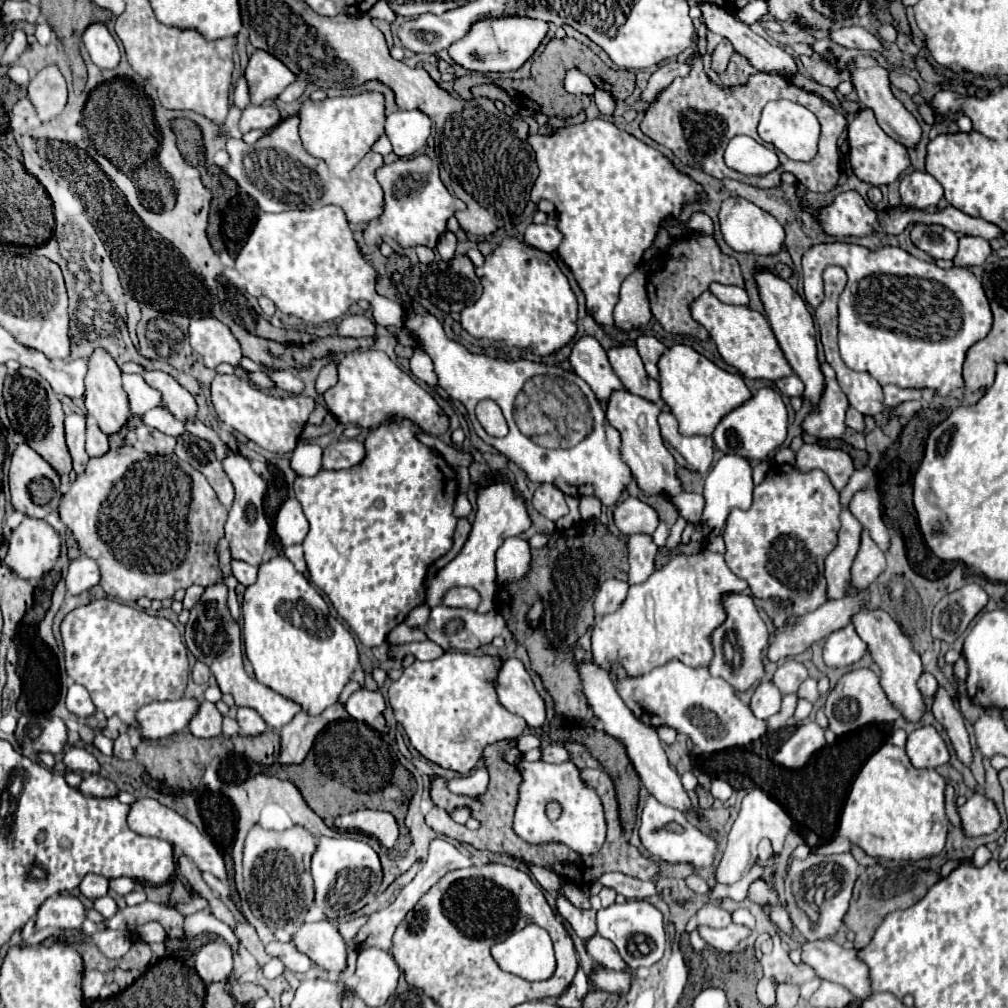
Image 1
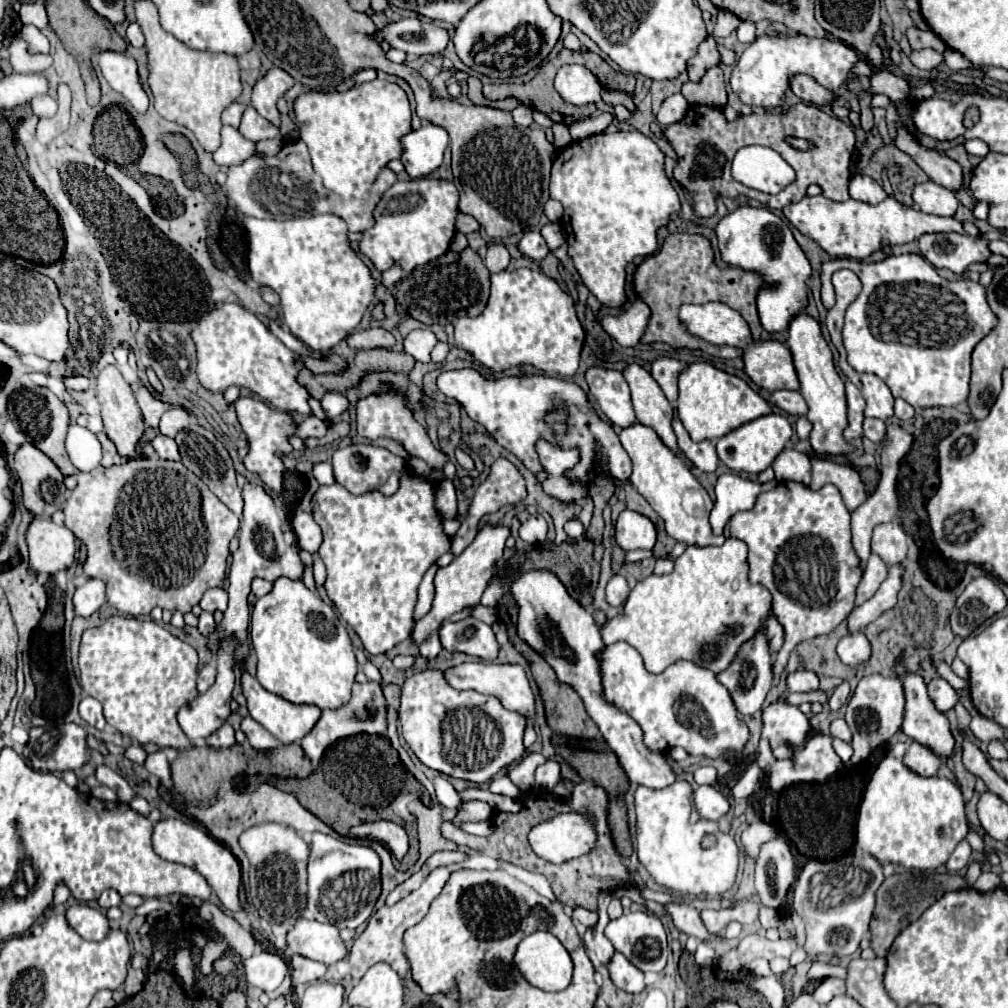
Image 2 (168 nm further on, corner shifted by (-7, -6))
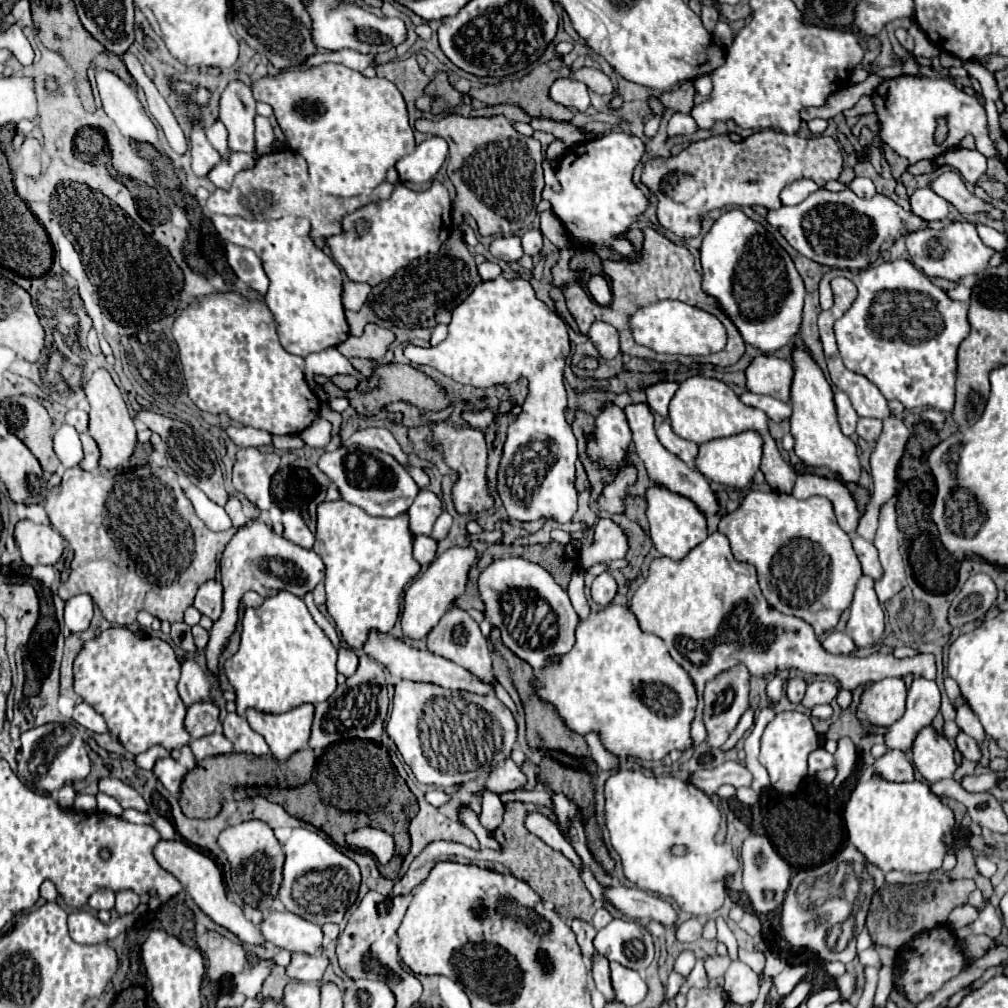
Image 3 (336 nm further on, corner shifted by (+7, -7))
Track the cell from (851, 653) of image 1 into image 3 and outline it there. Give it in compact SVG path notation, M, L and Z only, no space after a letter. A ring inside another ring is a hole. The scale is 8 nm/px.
M830 632L826 636L826 640L822 642L822 646L830 652L830 654L852 654L856 644L852 642L852 638L844 632Z

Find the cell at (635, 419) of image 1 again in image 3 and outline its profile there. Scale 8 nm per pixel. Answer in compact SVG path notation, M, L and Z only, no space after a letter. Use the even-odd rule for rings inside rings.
M650 484L644 494L644 500L646 500L646 516L648 516L648 524L650 524L650 538L662 556L680 560L694 546L702 544L708 538L706 516L690 498L680 496L660 484Z

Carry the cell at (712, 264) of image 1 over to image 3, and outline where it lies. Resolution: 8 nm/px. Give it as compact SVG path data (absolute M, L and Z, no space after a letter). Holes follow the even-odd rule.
M644 228L644 248L642 248L642 258L640 260L632 260L632 262L630 260L620 260L620 262L604 260L604 272L610 276L610 282L612 282L612 302L608 306L596 304L588 296L588 292L576 282L576 274L568 266L572 254L574 254L574 250L570 246L562 248L560 250L560 260L552 268L552 274L554 274L554 286L560 286L564 290L566 306L568 306L570 314L574 316L574 320L576 320L576 324L578 324L582 334L586 334L590 324L596 322L596 320L608 322L618 330L618 334L620 334L620 350L624 354L640 356L640 358L654 358L654 360L660 360L660 362L676 360L676 362L684 362L684 364L690 364L690 362L706 364L708 362L708 364L716 364L716 366L732 366L744 356L744 338L742 338L742 334L738 332L734 322L728 318L728 314L720 308L718 300L714 296L708 296L702 290L702 276L696 272L694 256L686 246L670 242L666 236L662 236L654 228ZM662 298L674 298L674 300L686 302L690 306L698 306L698 308L716 312L716 316L728 328L728 344L726 344L726 348L716 352L716 354L710 354L710 356L670 356L670 354L658 354L658 352L654 352L654 350L650 350L646 346L636 344L634 338L632 338L632 330L630 330L630 316L638 308L654 304L654 302L658 302Z

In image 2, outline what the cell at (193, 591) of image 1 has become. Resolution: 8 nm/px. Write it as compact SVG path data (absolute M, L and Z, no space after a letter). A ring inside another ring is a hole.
M214 587L214 589L208 589L200 601L200 607L208 613L214 613L214 611L222 611L228 607L228 593L226 589L220 589L220 587Z

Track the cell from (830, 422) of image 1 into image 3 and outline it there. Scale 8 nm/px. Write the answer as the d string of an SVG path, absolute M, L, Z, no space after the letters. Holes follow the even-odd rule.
M838 390L834 394L834 402L836 402L836 410L838 410L838 420L840 420L840 426L842 426L842 432L844 436L852 436L854 430L856 430L856 422L858 422L858 414L856 410L852 408L852 402L848 398L846 392Z

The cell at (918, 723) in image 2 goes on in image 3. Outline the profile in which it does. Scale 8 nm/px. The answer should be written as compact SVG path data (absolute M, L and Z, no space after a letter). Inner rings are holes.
M924 726L918 732L910 748L910 758L930 784L944 778L952 778L956 770L954 750L950 742L932 726Z

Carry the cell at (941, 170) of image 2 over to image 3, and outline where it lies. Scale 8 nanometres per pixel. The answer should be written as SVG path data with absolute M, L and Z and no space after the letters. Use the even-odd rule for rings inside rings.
M942 172L938 178L930 182L930 188L960 212L986 212L990 218L1002 218L1002 210L970 194L956 172Z

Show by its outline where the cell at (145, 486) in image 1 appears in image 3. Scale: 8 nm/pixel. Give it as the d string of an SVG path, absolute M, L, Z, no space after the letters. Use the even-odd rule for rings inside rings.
M154 464L136 466L114 476L86 472L82 468L68 468L58 488L54 488L44 504L50 524L58 530L74 550L72 574L60 584L60 598L68 600L74 594L90 594L102 616L118 626L136 622L140 610L168 622L180 622L184 610L192 604L196 590L214 578L218 568L216 556L224 550L226 542L234 536L234 530L212 532L194 512L192 502L186 498L178 484L178 476L170 468L158 468Z

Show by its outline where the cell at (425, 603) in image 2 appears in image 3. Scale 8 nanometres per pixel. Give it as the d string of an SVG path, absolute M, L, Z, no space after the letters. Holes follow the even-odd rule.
M418 534L414 538L414 558L420 562L422 568L426 568L434 556L436 556L436 546L438 542L432 538L432 536L424 536L424 534Z

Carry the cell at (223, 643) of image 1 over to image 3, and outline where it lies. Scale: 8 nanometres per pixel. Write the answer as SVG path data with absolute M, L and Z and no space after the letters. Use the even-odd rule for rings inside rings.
M302 704L284 714L266 714L256 708L246 710L246 720L254 732L264 736L270 752L278 760L286 760L292 752L306 746L310 738L314 706Z

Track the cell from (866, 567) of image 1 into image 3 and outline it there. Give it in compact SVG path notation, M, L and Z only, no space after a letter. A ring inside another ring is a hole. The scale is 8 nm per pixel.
M862 576L856 584L854 598L850 604L850 618L846 634L858 648L874 646L884 632L884 612L872 588L872 578Z

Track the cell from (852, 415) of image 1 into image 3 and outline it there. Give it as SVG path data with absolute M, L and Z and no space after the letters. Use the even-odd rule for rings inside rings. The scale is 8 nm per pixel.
M860 418L858 420L856 434L860 438L864 438L866 442L874 442L880 432L882 432L882 420L876 420L876 418Z

